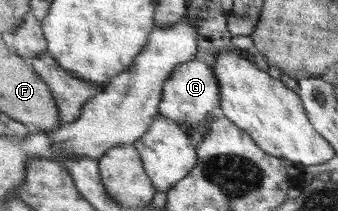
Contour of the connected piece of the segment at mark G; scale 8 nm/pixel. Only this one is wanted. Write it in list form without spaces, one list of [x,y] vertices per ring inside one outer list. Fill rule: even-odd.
[[[194,58],[180,64],[166,81],[159,113],[169,120],[180,124],[181,128],[204,129],[205,116],[219,106],[220,85],[212,66]]]

